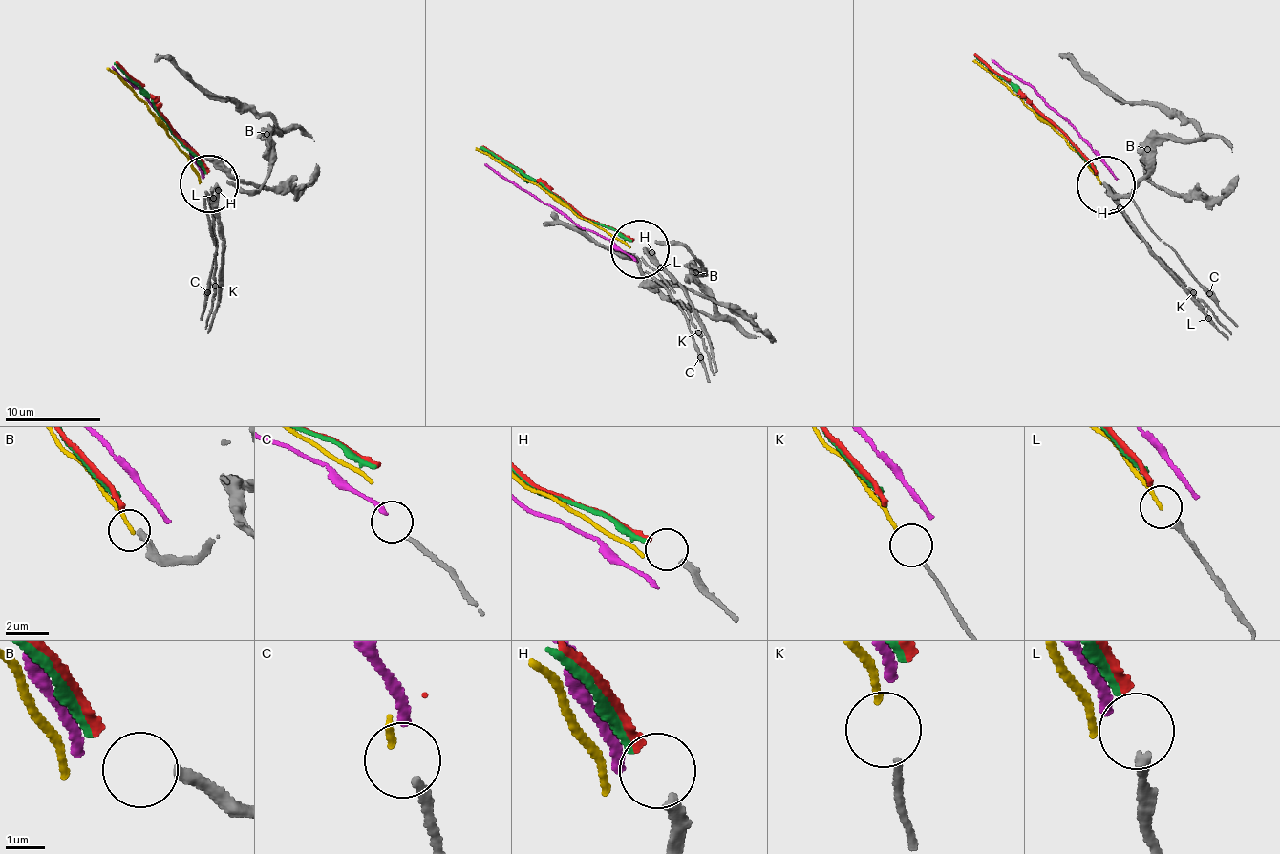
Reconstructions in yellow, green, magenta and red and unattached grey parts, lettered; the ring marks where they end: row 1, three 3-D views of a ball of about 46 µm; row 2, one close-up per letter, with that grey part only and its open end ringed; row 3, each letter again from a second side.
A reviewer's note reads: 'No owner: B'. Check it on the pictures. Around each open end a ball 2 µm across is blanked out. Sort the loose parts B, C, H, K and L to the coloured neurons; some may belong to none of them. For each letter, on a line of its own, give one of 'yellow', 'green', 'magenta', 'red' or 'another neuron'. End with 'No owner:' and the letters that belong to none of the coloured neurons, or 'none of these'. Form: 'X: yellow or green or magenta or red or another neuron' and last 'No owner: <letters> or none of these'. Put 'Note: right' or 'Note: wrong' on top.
Note: right
B: another neuron
C: magenta
H: red
K: yellow
L: green
No owner: B

